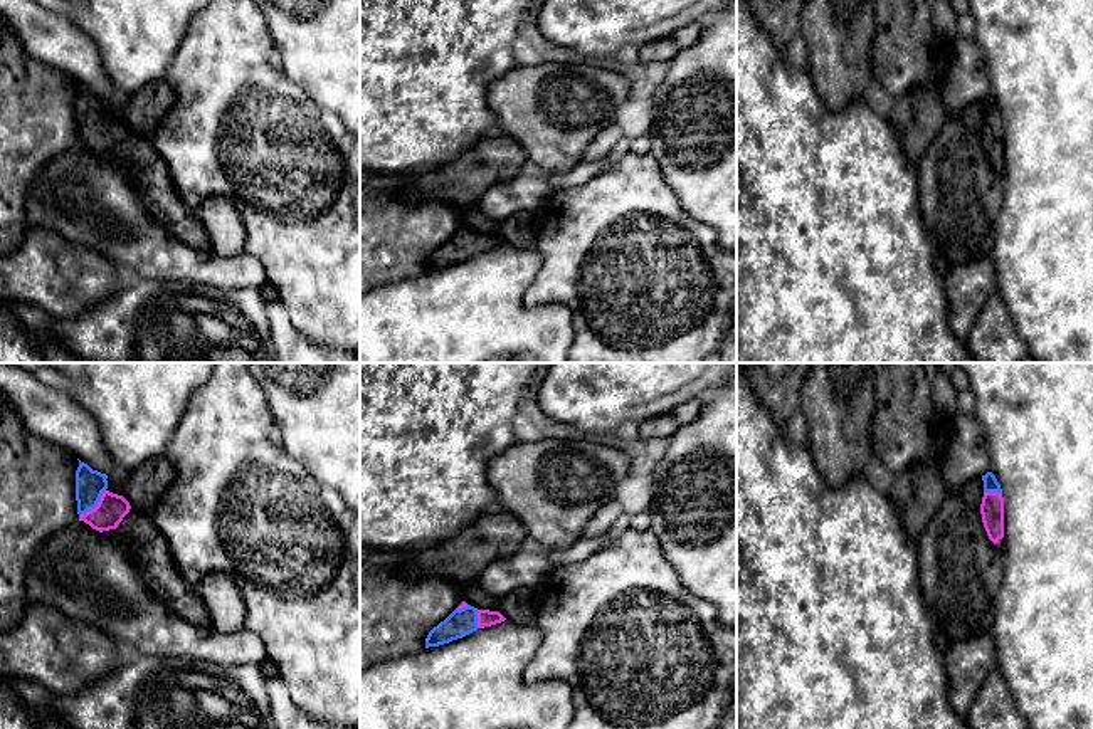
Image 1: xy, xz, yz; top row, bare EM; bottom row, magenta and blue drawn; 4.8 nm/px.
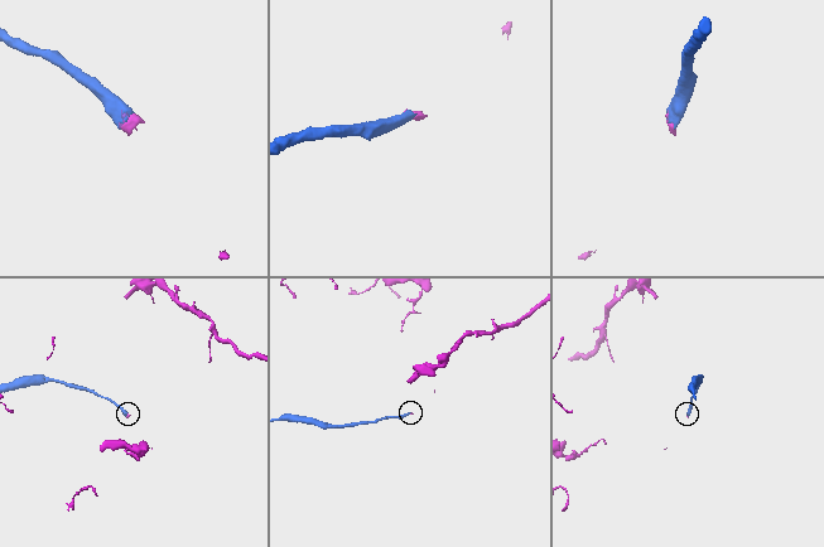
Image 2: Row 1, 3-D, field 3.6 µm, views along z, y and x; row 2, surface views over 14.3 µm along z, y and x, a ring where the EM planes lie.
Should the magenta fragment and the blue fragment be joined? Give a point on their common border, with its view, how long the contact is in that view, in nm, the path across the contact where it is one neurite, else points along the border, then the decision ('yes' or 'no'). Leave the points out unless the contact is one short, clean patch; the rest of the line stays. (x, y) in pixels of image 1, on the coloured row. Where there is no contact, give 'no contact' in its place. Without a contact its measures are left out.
contact xy (96, 506); length 180 nm; way xy (111, 508), (96, 506), (89, 484); yes

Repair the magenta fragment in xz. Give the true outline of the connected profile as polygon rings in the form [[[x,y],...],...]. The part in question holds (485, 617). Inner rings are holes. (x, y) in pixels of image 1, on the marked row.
[[[462,601],[444,621],[429,632],[425,648],[449,643],[478,628],[491,627],[504,620],[506,618],[499,611],[478,610]]]

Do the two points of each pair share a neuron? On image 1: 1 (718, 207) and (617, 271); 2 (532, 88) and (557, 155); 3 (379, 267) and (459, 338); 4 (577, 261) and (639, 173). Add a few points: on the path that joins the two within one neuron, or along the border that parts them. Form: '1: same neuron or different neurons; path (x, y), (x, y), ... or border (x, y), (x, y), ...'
1: different neurons; border (671, 190), (691, 217), (715, 230), (718, 246)
2: same neuron; path (535, 104), (550, 121), (555, 138)
3: different neurons; border (424, 271), (377, 288)
4: same neuron; path (596, 239), (631, 204), (633, 195)

